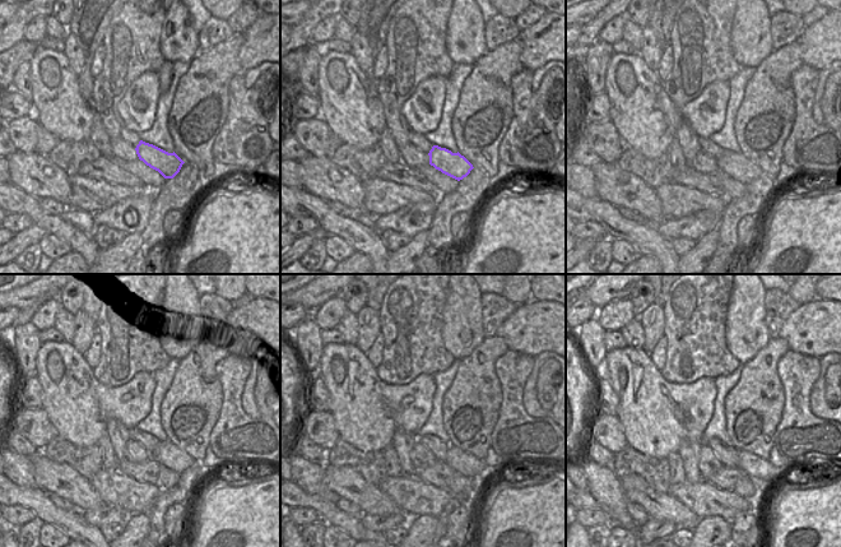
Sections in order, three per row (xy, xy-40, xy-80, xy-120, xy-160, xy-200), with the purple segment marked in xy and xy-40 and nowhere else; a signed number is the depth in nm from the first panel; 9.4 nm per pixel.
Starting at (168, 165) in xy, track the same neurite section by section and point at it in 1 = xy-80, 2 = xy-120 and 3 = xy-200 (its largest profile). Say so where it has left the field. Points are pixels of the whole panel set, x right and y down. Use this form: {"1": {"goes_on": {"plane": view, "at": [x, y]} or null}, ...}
{"1": {"goes_on": {"plane": "xy-80", "at": [735, 165]}}, "2": {"goes_on": {"plane": "xy-120", "at": [166, 453]}}, "3": {"goes_on": {"plane": "xy-200", "at": [760, 469]}}}

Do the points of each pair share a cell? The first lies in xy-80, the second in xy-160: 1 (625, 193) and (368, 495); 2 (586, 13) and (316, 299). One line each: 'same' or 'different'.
1: same
2: same

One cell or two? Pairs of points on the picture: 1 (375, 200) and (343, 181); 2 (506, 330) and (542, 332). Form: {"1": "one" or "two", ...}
{"1": "two", "2": "one"}

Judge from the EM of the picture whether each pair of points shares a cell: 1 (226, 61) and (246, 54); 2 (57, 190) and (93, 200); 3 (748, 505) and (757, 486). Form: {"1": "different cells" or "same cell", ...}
{"1": "different cells", "2": "different cells", "3": "different cells"}

